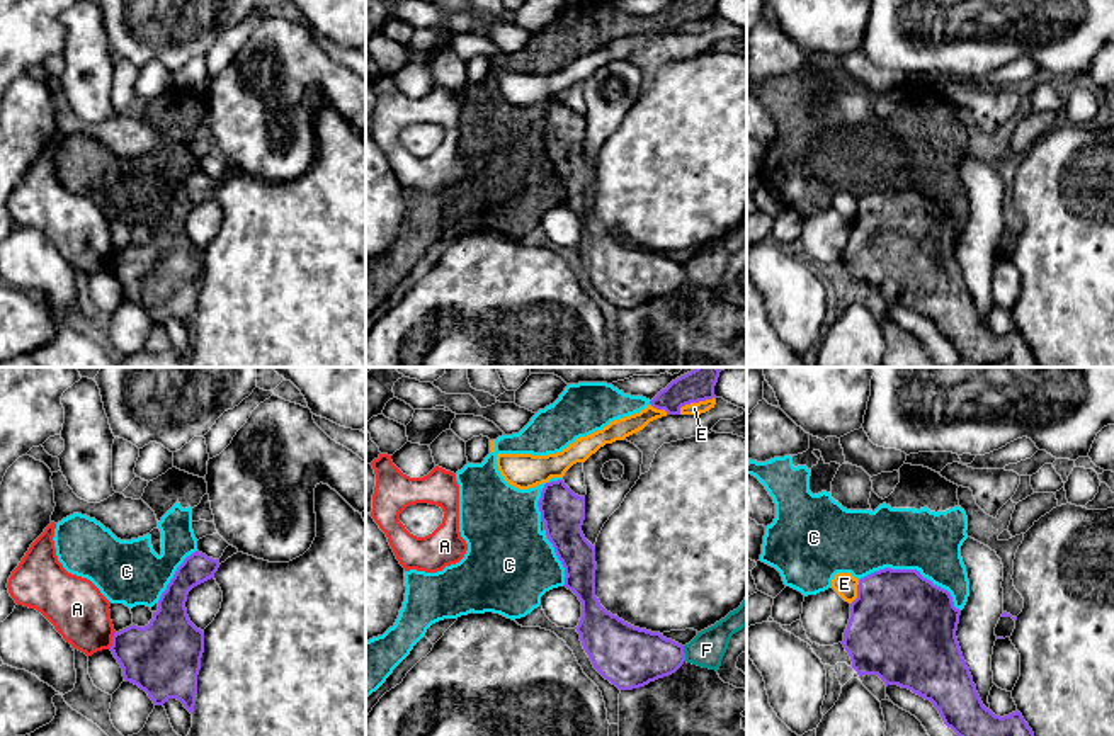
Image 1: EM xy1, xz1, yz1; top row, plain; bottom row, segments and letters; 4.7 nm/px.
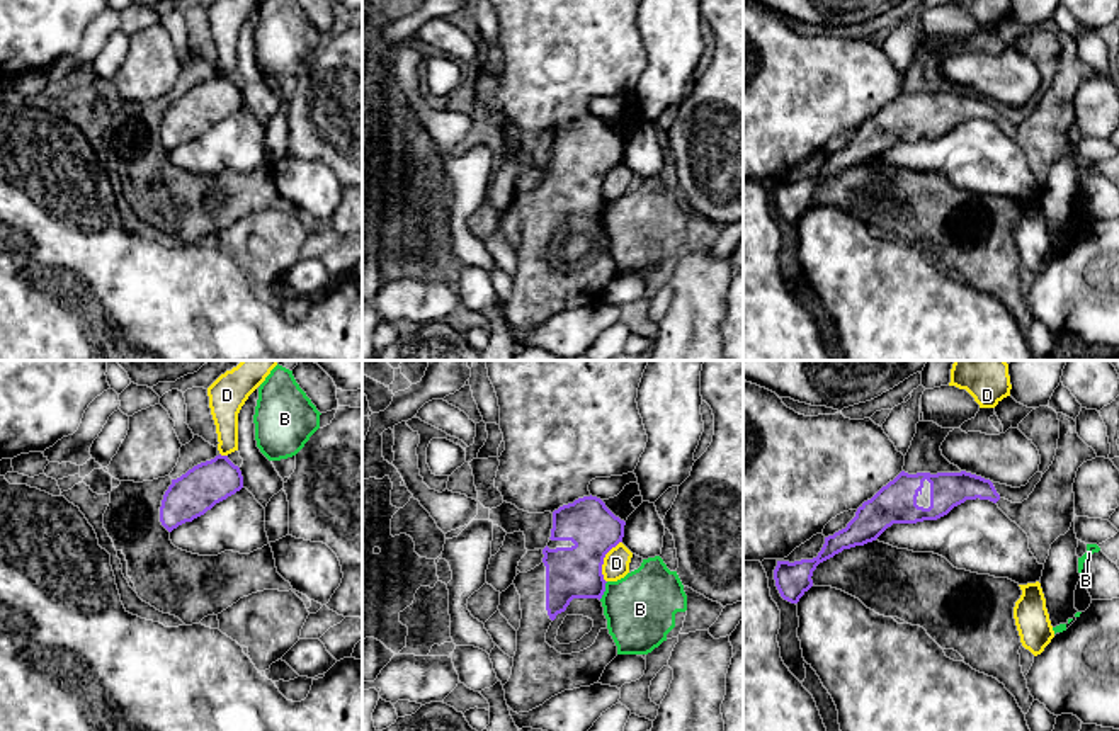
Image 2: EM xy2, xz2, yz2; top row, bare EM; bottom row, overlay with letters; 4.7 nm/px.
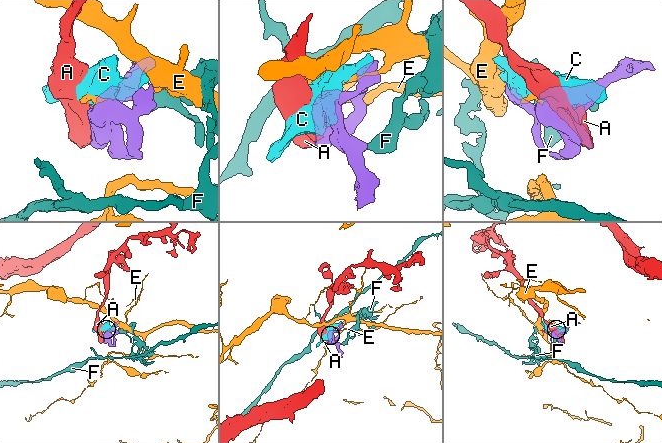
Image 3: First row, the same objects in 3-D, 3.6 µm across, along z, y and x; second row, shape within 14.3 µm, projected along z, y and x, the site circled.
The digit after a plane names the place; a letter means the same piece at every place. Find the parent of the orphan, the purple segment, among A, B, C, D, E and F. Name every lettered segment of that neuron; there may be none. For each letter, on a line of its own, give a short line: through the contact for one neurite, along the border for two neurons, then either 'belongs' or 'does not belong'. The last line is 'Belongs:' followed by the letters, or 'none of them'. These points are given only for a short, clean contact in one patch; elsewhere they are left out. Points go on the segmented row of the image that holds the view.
A: does not belong
B: xz2 (607, 582), (599, 599) | does not belong
C: does not belong
D: xz2 (621, 541), (604, 558), (602, 578), (606, 582) | does not belong
E: does not belong
F: xz1 (682, 646), (686, 660) | does not belong
Belongs: none of them

